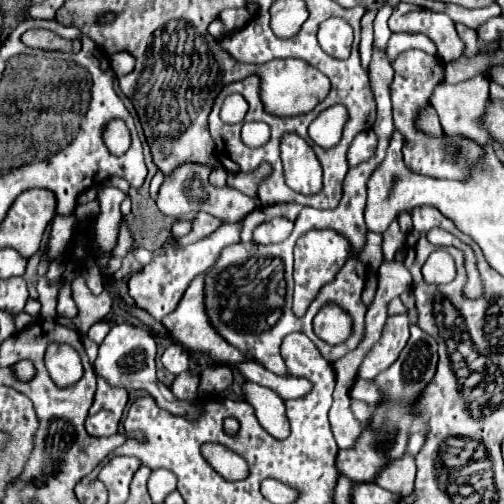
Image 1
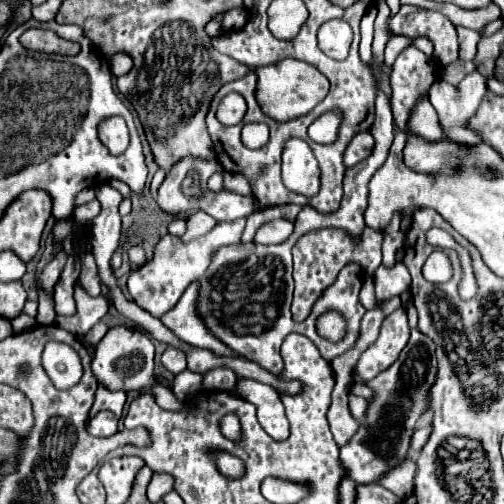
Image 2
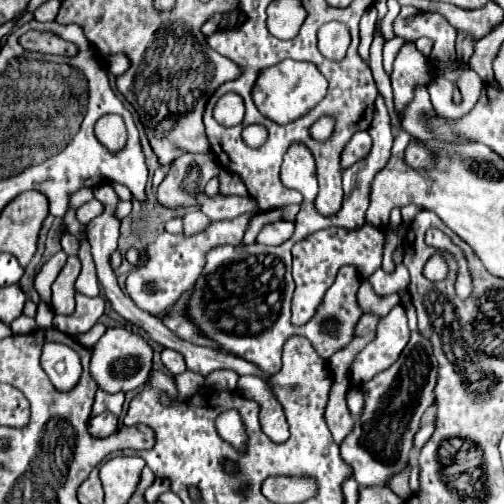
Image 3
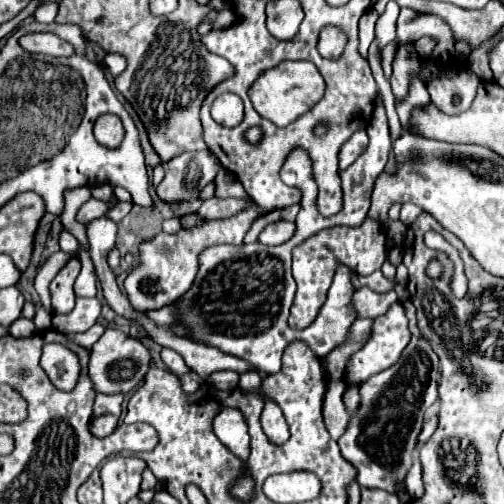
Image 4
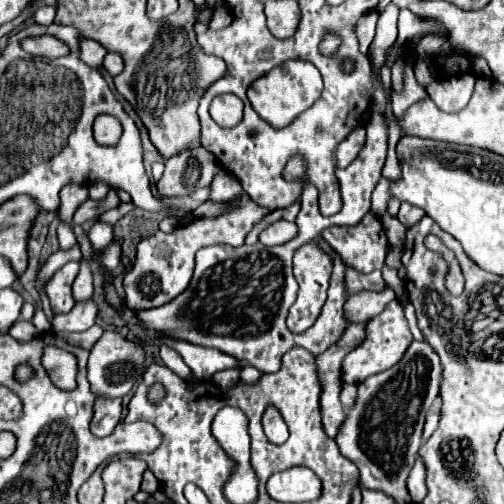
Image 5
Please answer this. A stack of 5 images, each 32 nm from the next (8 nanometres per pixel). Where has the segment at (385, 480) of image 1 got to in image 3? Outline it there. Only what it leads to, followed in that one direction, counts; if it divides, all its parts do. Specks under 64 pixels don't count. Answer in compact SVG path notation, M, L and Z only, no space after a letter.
M406 468L402 474L396 474L392 480L390 480L390 490L394 494L398 494L402 500L410 498L410 488L408 488L408 474L410 474L410 468Z

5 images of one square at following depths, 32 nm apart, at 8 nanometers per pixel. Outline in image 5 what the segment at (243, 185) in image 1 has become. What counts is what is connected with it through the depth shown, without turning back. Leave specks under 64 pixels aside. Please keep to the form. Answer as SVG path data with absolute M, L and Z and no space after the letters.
M222 170L210 184L210 200L212 202L226 202L228 198L234 198L242 192L240 182L226 170Z

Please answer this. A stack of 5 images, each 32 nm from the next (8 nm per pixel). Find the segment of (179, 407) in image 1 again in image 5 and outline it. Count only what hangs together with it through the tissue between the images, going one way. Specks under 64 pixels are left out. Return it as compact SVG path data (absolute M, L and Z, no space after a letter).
M106 330L102 338L94 344L88 358L88 382L92 394L98 398L122 398L126 396L138 376L138 366L144 366L144 352L138 344L124 340L118 332Z

